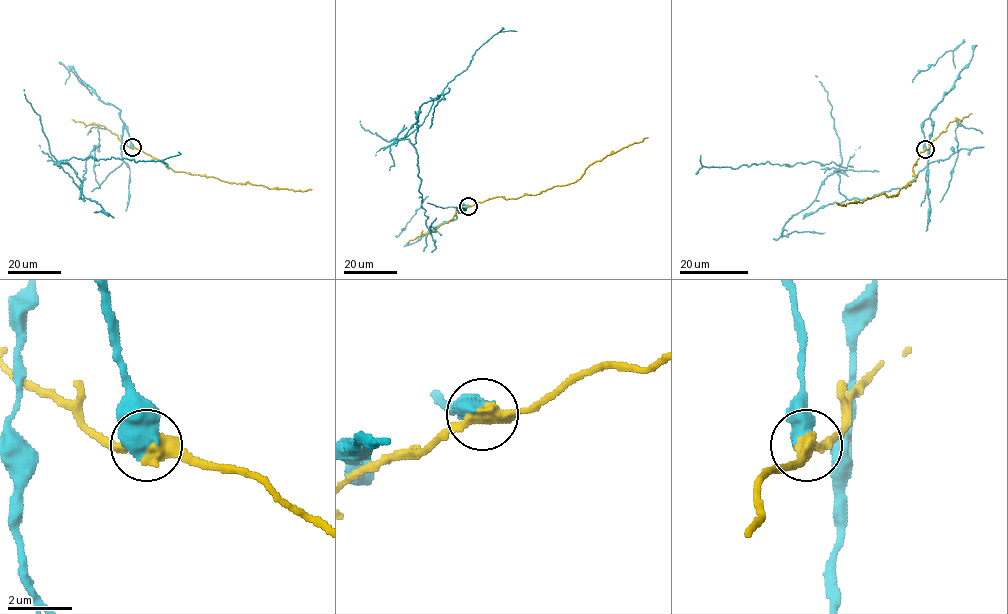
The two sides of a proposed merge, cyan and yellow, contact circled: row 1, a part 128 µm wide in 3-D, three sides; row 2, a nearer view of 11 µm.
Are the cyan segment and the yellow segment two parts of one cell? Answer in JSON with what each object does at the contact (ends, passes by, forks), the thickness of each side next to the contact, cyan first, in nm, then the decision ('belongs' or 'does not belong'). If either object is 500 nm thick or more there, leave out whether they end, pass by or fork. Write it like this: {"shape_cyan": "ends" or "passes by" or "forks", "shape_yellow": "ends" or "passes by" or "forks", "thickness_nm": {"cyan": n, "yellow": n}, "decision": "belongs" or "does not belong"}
{"thickness_nm": {"cyan": 700, "yellow": 440}, "decision": "does not belong"}

